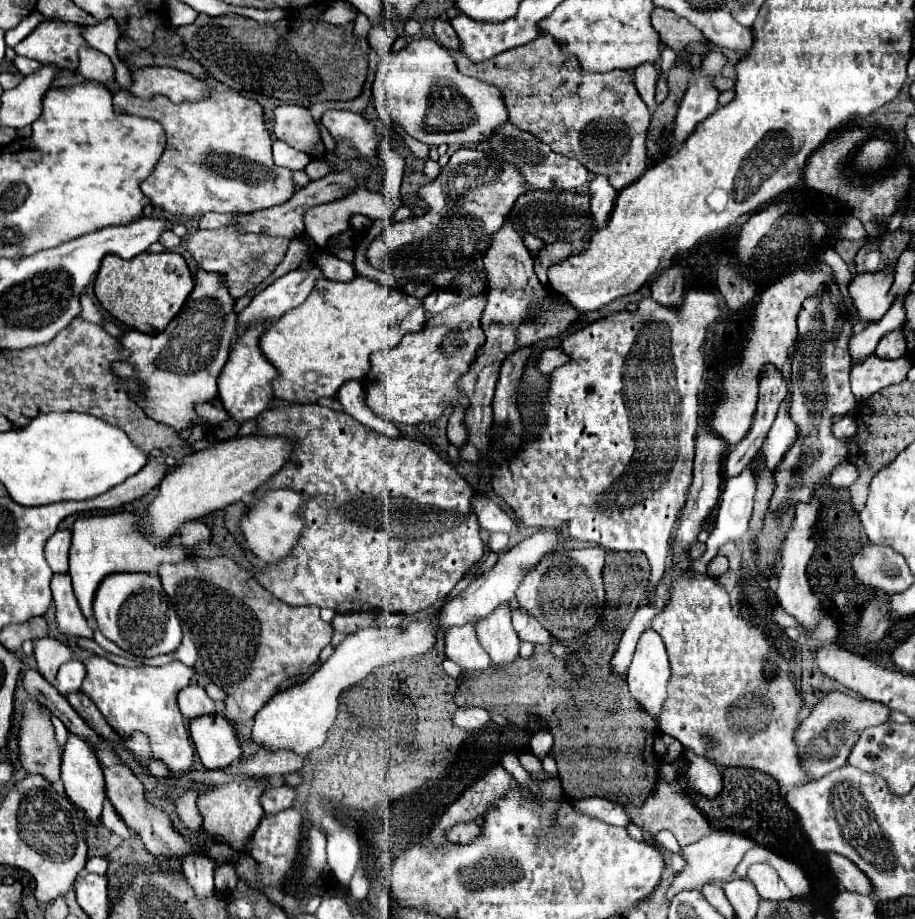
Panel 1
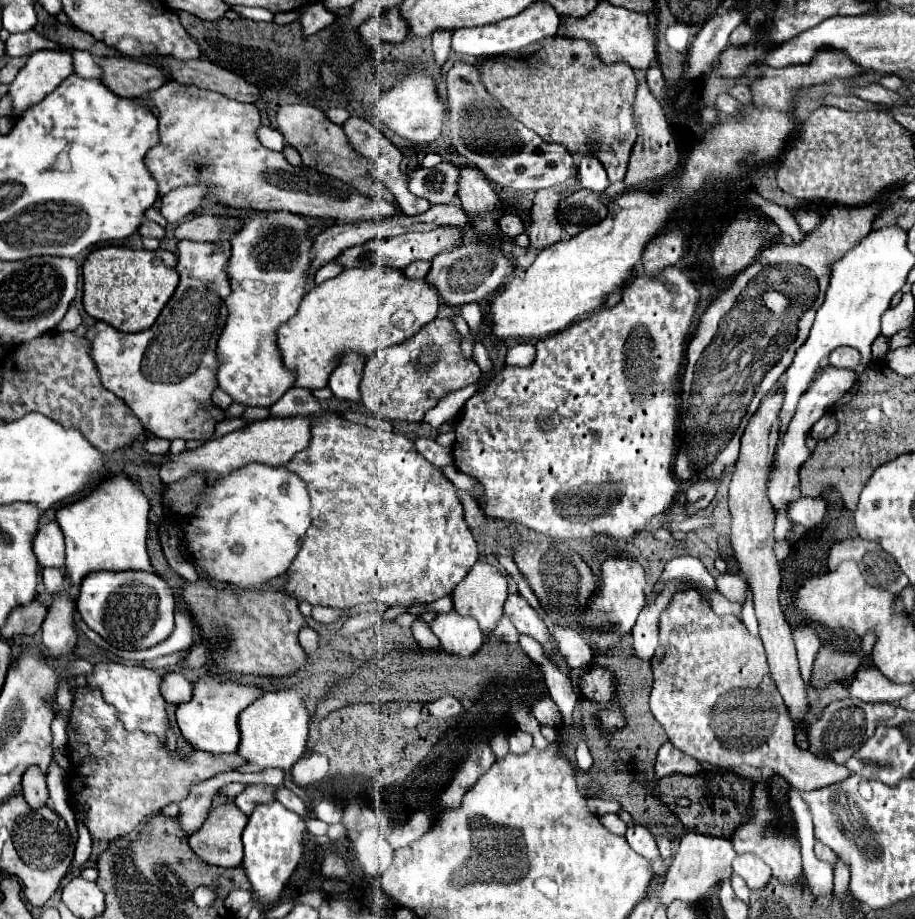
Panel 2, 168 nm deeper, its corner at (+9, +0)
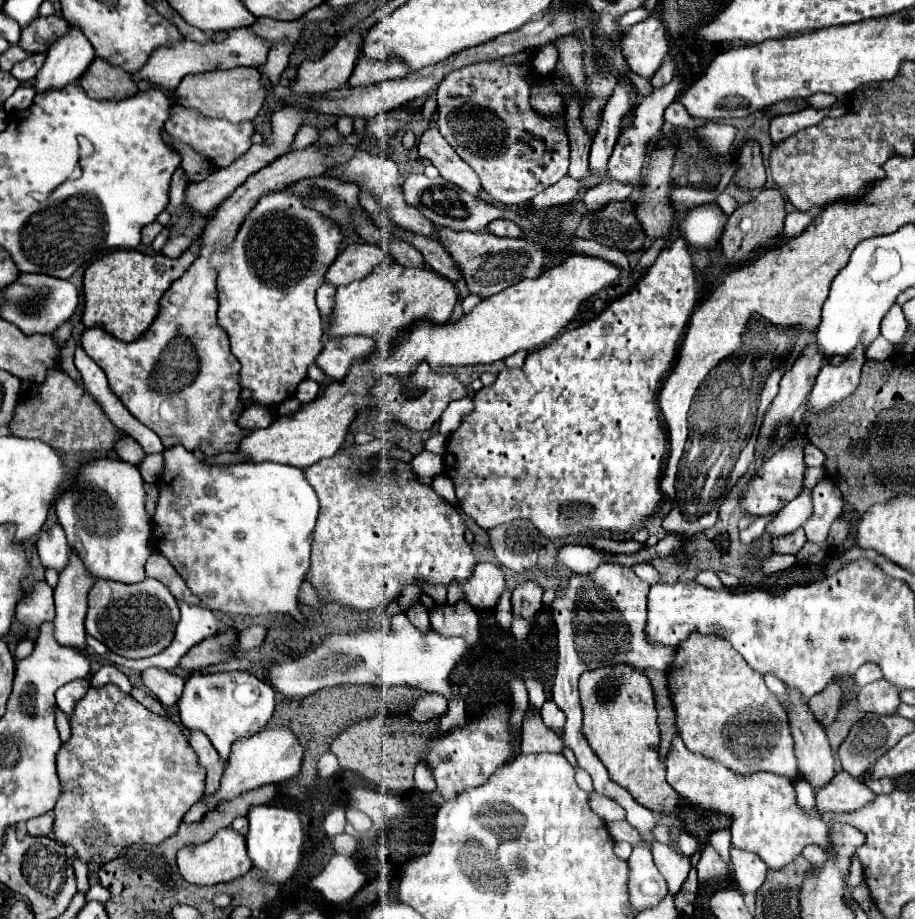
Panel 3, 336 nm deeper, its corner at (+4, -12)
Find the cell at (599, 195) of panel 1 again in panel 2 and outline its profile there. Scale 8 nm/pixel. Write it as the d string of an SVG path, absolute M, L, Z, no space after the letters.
M593 154L583 156L579 162L579 184L593 194L603 194L609 186L607 172Z

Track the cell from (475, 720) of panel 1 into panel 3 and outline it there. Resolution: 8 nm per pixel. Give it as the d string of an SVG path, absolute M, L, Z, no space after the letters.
M422 694L420 698L414 700L408 716L414 718L416 722L430 722L438 720L446 712L446 698L440 694Z

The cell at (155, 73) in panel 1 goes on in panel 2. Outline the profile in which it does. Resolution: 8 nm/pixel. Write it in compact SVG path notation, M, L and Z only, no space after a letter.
M97 58L97 64L103 68L101 82L121 98L137 98L167 82L161 68L131 58Z

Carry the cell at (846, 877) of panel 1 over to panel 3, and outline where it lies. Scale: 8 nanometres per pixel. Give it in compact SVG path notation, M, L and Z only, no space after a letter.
M816 844L806 846L806 848L802 850L802 856L804 856L810 864L816 864L816 866L824 864L824 860L826 860L826 852L824 852L820 846L816 846Z

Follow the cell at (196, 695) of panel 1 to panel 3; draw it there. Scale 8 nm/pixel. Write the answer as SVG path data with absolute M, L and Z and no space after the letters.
M160 668L144 670L142 682L164 706L174 706L184 690L184 678L182 676L178 676L174 672L160 670Z

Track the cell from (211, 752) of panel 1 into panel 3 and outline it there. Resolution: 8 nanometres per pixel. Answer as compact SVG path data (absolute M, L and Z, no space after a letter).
M192 672L186 678L184 692L178 700L182 724L188 730L202 730L222 760L228 760L230 746L236 738L248 738L268 724L274 714L276 698L270 684L252 672Z

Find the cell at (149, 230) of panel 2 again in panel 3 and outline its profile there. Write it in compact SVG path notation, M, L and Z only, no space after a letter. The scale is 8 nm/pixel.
M152 222L152 224L144 226L144 230L142 230L142 244L150 246L154 242L154 238L160 234L160 230L162 230L162 224L158 224L158 222Z

